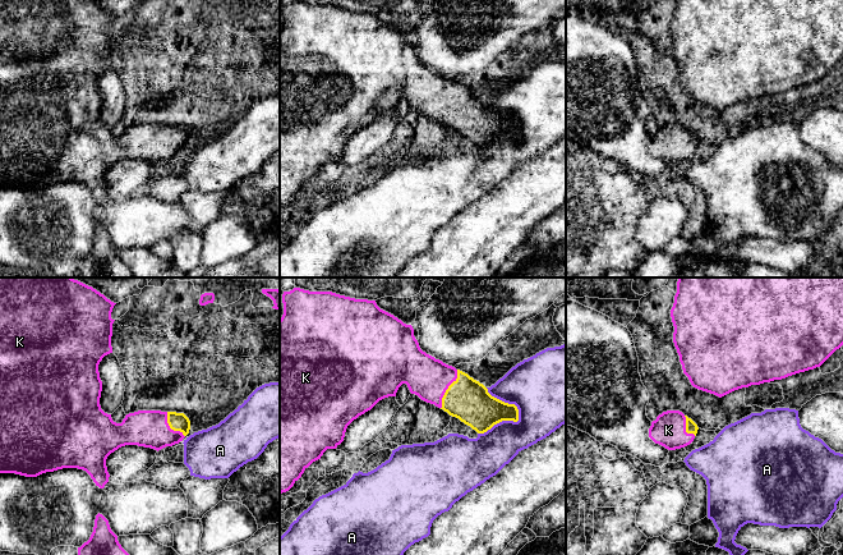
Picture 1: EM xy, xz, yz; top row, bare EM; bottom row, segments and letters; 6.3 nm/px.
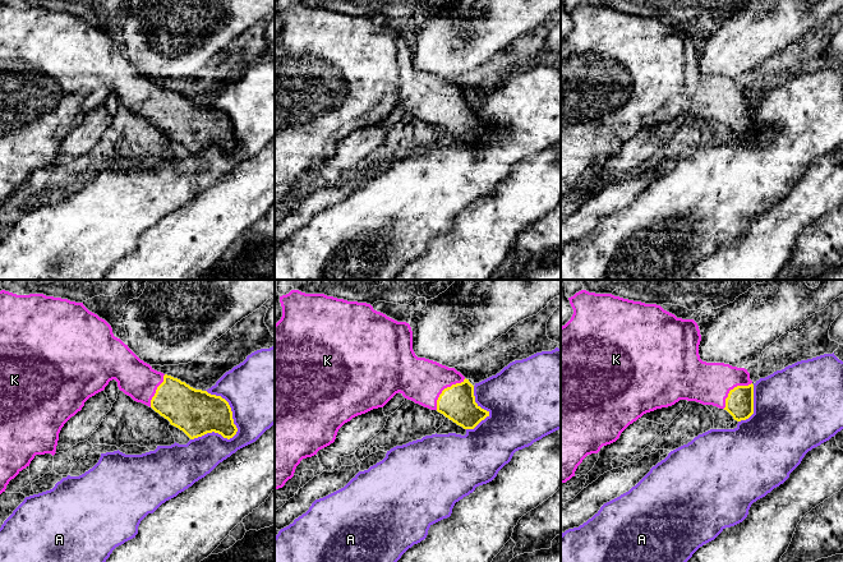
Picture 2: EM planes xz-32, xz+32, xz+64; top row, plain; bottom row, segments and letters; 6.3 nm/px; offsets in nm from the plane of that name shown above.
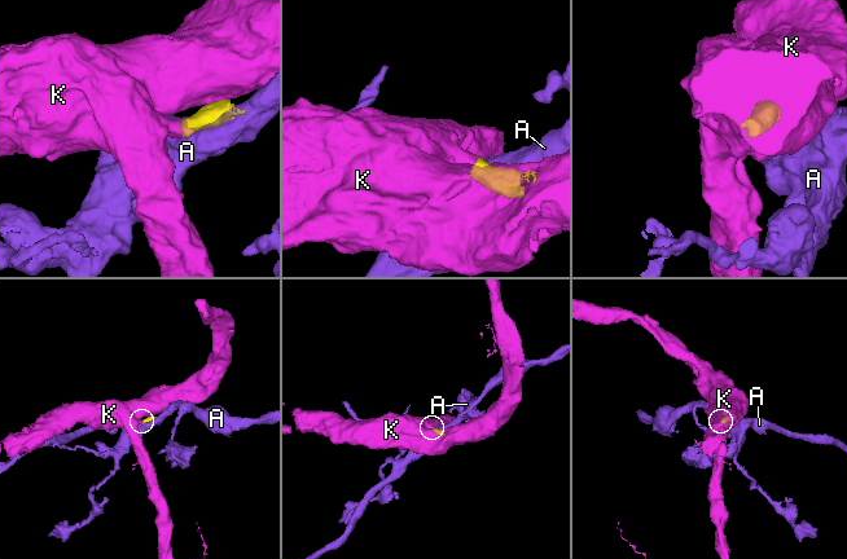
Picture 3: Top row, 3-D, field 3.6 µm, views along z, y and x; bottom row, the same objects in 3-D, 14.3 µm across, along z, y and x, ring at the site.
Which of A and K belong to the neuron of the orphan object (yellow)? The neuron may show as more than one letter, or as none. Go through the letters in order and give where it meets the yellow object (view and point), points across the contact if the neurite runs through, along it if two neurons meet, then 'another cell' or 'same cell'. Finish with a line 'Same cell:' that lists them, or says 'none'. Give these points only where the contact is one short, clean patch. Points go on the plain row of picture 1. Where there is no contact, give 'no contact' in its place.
A: meets yellow in xz at (503, 133); another cell
K: meets yellow in xz at (447, 102); runs through xz (466, 113), (447, 102), (428, 91); same cell
Same cell: K

